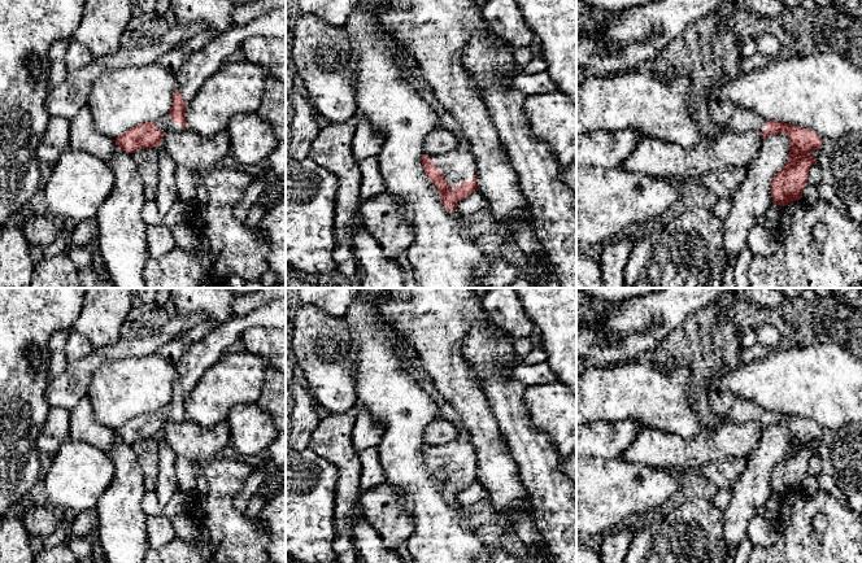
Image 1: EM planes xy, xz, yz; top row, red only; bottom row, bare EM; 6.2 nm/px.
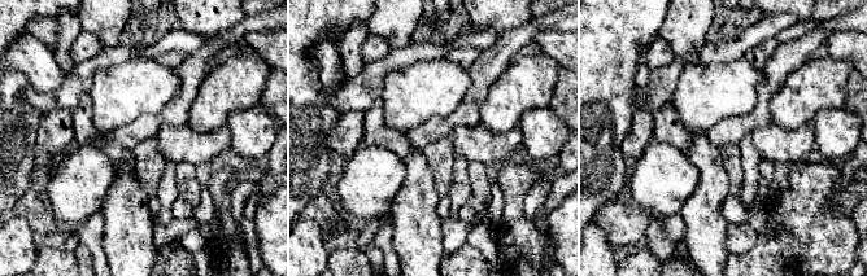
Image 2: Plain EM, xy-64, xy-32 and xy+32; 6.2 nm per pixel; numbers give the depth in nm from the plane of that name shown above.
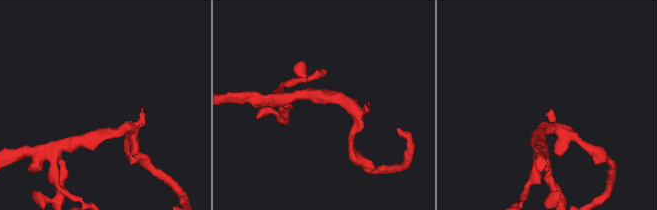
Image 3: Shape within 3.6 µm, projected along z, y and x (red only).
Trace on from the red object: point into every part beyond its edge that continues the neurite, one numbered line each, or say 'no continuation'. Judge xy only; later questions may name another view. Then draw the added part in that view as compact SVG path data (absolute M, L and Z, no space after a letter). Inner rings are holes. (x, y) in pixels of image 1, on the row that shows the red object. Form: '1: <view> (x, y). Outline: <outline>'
1: xy (165, 123). Outline: M169 114L156 121L156 126L158 130L165 131L165 132L183 130L183 126L180 123L174 123L173 118Z

